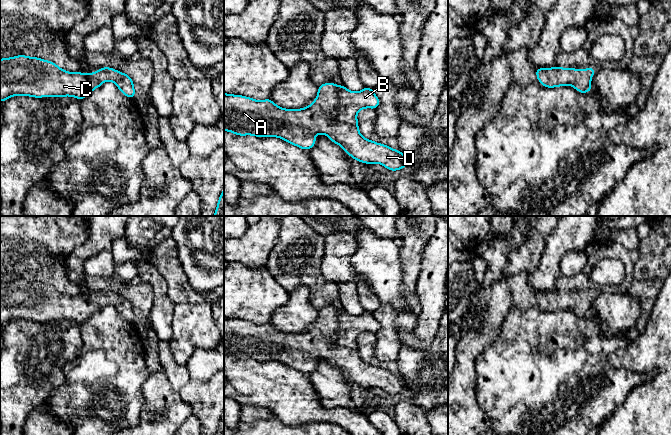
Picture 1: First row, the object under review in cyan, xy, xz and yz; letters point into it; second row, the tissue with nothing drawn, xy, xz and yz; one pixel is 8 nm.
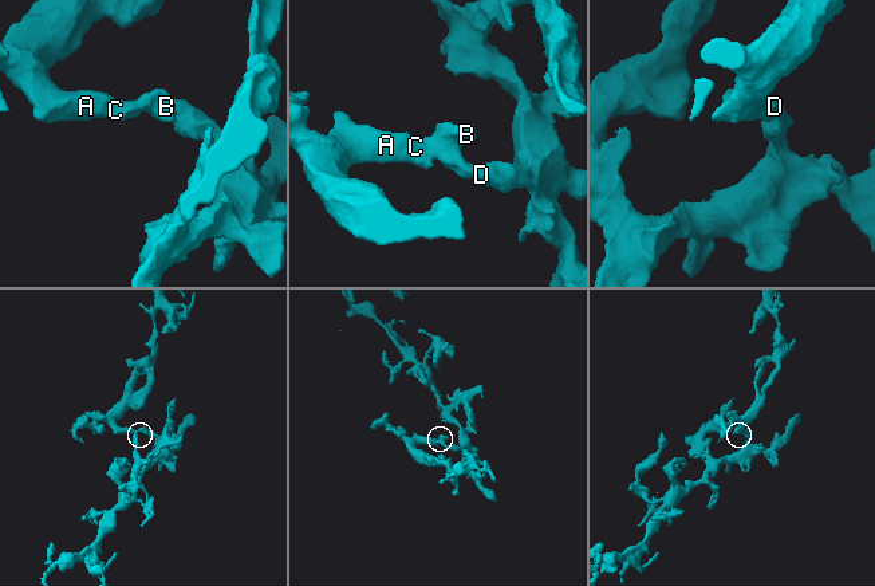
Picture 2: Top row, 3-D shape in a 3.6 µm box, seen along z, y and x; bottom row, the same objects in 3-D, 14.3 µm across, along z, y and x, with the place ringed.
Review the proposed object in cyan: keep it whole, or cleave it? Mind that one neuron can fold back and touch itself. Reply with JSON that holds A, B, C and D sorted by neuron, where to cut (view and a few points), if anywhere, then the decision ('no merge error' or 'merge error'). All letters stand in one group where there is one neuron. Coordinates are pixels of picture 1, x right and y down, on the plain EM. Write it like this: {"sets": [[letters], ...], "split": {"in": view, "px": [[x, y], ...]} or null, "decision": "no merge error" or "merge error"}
{"sets": [["A", "B", "C", "D"]], "split": null, "decision": "no merge error"}

